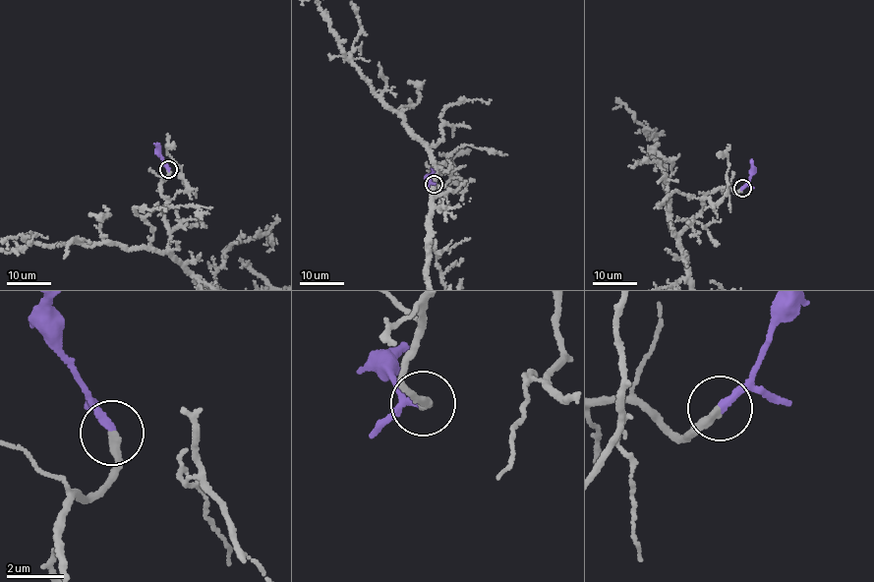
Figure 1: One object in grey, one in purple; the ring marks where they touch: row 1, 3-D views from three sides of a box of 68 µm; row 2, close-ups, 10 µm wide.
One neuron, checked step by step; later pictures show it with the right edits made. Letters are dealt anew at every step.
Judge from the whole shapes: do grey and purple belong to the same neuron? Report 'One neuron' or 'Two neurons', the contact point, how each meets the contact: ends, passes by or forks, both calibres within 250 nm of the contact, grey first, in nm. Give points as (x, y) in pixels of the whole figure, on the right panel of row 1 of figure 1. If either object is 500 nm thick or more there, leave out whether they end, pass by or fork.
One neuron. Place: (742, 188). At the ring grey ends. At the ring purple ends. Thickness 320 nm (grey) against 260 nm

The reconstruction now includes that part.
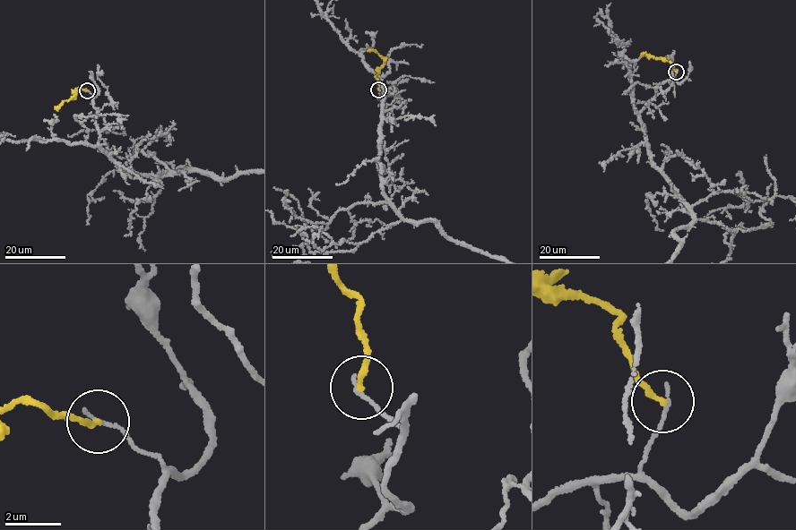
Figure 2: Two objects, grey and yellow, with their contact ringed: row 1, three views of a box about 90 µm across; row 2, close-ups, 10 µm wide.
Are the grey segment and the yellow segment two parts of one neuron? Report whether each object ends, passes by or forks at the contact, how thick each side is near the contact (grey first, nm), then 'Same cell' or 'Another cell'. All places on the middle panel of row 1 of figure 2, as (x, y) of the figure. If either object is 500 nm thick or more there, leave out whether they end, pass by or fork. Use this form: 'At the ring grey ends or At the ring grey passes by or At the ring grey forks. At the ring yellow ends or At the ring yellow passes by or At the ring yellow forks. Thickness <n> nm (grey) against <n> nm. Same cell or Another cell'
At the ring grey ends. At the ring yellow ends. Thickness 150 nm (grey) against 200 nm. Another cell

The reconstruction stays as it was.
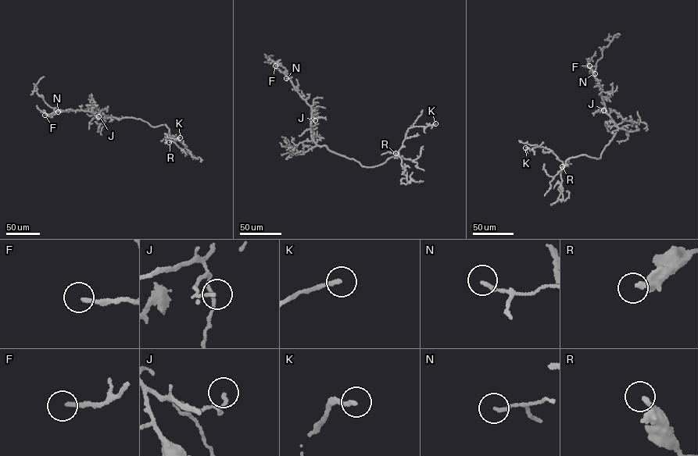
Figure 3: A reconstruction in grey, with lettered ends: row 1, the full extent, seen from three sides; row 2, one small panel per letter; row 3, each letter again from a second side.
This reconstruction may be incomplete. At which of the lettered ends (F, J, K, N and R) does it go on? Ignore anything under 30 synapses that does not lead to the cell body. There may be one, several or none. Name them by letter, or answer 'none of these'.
F

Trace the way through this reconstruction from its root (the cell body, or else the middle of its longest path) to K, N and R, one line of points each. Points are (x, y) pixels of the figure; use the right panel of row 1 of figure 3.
K: (613, 133), (599, 158), (580, 155), (570, 158), (564, 165), (549, 149), (538, 147), (530, 150), (525, 147)
N: (613, 133), (618, 128), (606, 113), (595, 73)
R: (613, 133), (599, 158), (585, 154), (572, 157), (562, 166)

